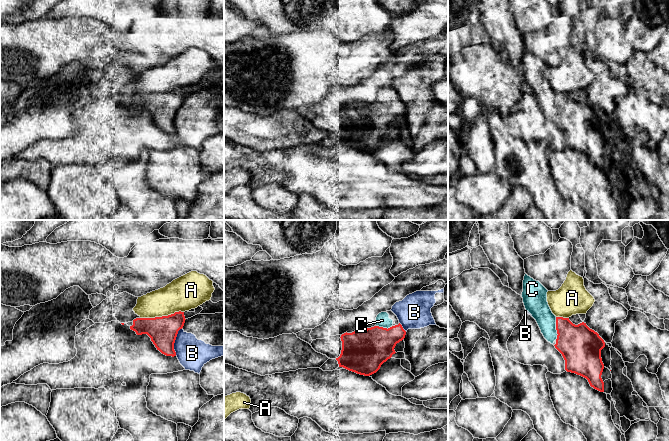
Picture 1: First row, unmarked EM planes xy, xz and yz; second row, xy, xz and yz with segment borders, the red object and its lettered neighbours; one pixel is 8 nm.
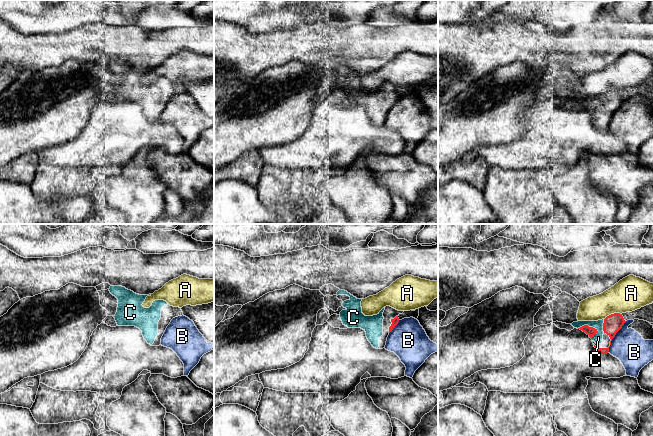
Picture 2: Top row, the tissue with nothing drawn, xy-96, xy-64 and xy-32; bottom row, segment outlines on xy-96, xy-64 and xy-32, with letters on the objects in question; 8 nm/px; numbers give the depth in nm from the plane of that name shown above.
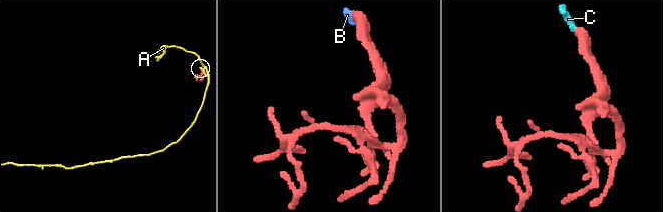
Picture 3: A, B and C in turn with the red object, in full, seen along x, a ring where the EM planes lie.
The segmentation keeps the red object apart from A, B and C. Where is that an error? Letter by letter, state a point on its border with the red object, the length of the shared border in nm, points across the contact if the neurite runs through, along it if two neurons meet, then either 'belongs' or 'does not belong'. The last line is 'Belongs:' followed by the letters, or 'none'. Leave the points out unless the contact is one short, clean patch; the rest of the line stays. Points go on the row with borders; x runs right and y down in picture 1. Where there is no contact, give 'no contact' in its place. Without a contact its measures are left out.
A: meets red in xy at (162, 316); contact 360 nm long; does not belong
B: meets red in xy at (174, 341); contact 240 nm long; border along xy (182, 327), (178, 331), (174, 343), (175, 355); does not belong
C: meets red in yz at (556, 328); contact 180 nm long; runs through yz (580, 346), (561, 329), (556, 328), (542, 314), (536, 304); belongs
Belongs: C

